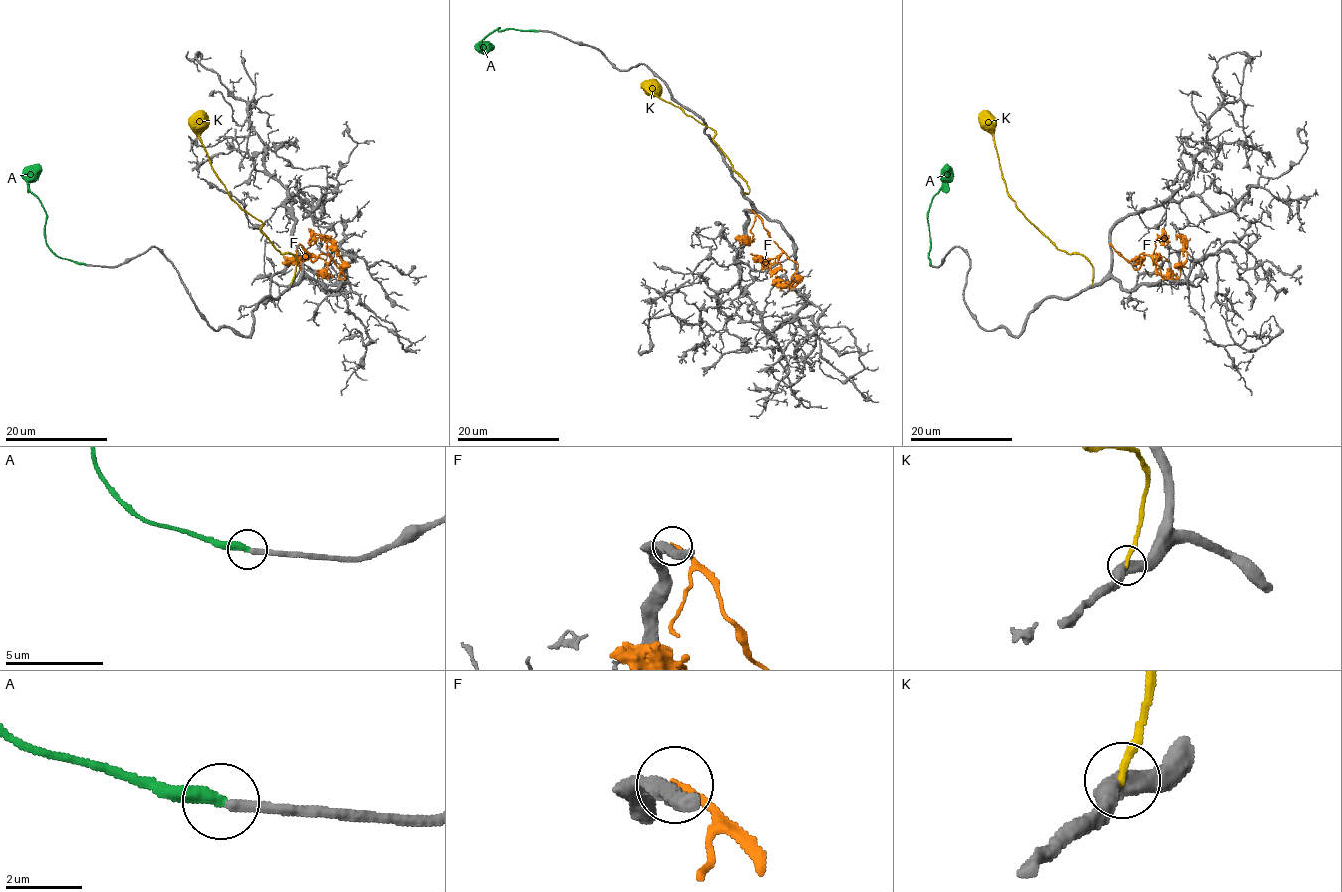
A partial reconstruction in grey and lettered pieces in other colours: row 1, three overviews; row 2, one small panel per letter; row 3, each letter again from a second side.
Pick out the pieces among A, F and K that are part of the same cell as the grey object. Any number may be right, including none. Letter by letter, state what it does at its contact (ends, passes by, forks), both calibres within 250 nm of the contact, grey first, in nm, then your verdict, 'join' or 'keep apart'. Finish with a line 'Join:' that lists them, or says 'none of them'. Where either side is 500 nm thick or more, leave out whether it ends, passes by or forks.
A: it ends | 280/340 nm | keep apart
F: it ends | 440/190 nm | keep apart
K: 500/190 nm | keep apart
Join: none of them

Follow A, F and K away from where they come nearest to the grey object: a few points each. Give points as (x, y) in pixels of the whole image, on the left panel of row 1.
A: (85, 264), (59, 258), (46, 242), (46, 212), (28, 186), (28, 177), (38, 163)
F: (298, 244), (313, 261), (327, 254), (345, 278), (339, 278), (340, 255), (331, 241), (324, 240)
K: (292, 284), (295, 258), (278, 250), (261, 231), (262, 223), (228, 194), (211, 166), (200, 138), (201, 110)

